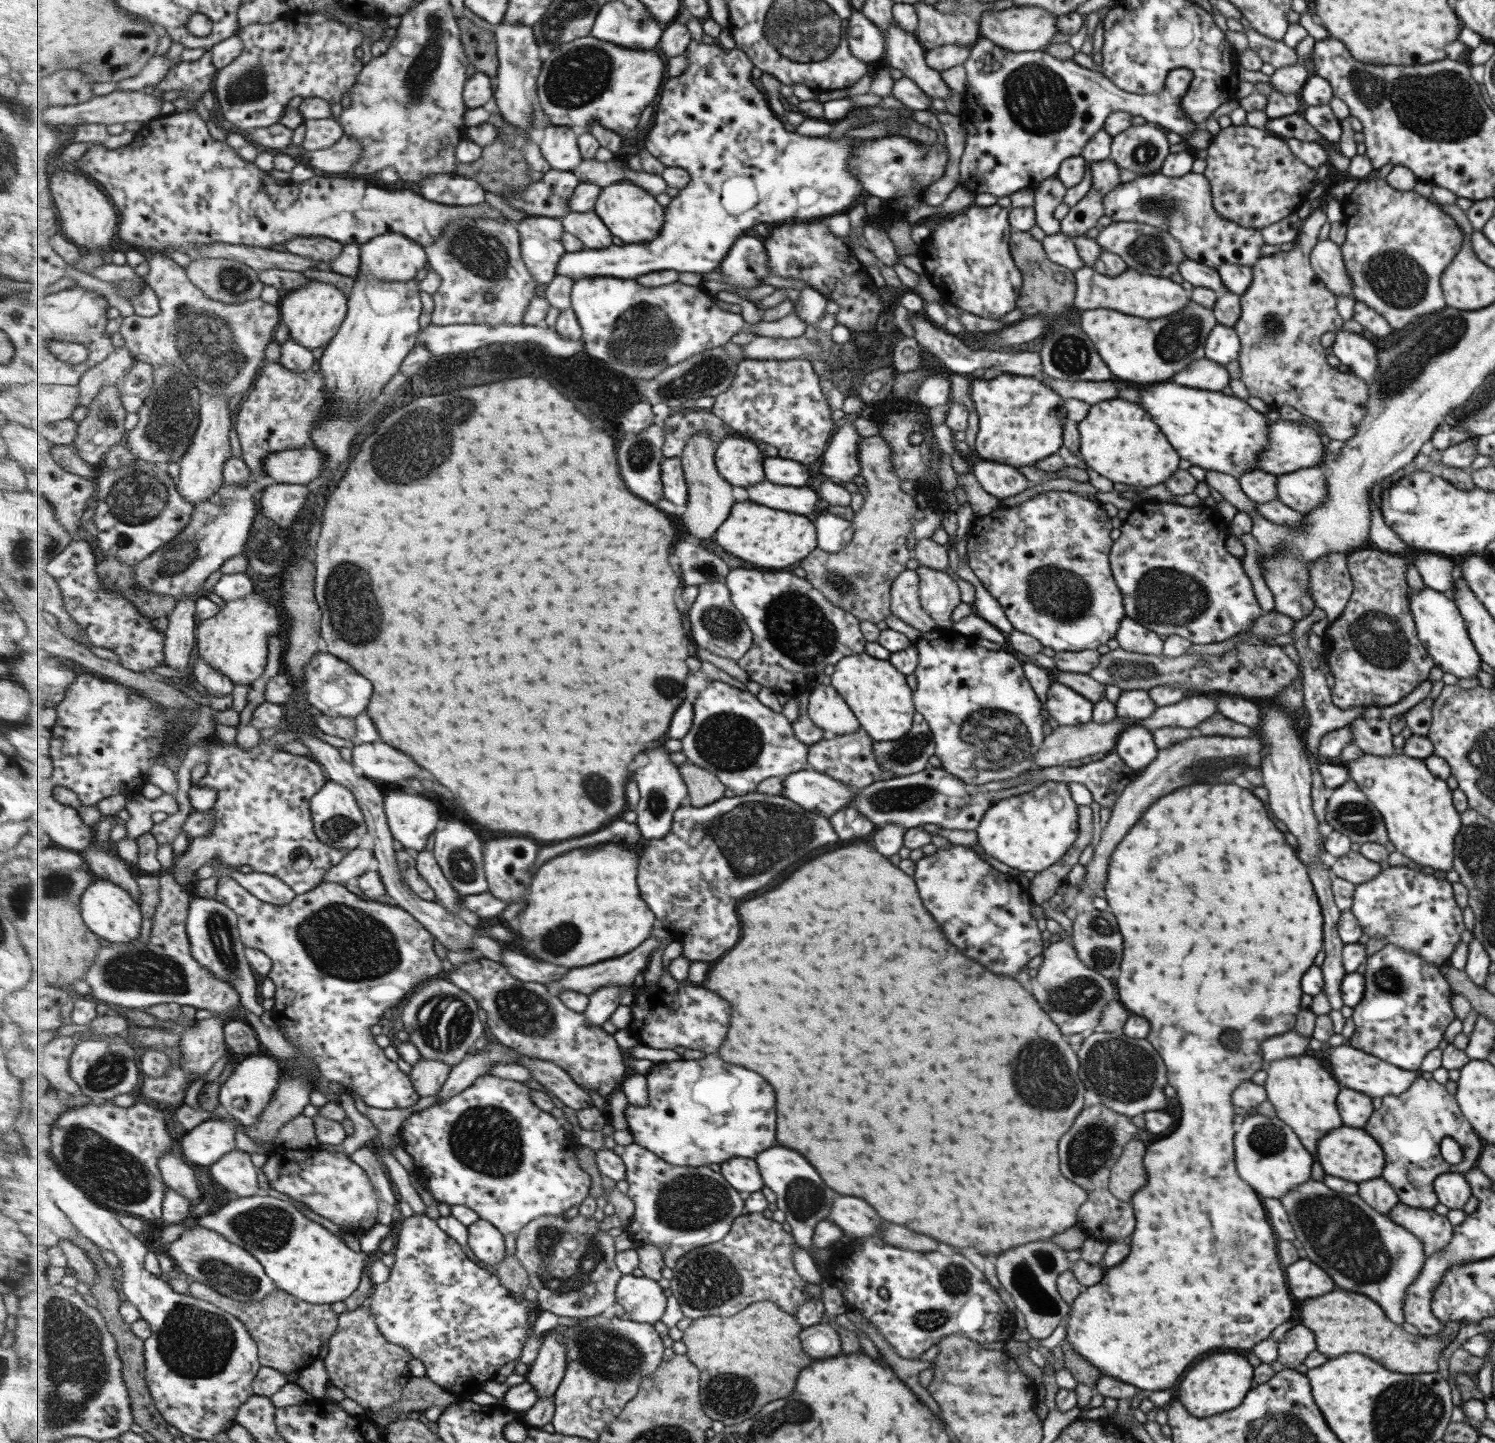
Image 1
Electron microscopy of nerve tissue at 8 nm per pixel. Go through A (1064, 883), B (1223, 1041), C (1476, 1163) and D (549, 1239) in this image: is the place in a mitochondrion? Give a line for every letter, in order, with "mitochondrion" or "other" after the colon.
A: other
B: mitochondrion
C: other
D: mitochondrion

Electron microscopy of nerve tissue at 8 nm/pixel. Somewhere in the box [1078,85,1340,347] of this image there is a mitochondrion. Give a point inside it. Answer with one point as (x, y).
(1150, 250)

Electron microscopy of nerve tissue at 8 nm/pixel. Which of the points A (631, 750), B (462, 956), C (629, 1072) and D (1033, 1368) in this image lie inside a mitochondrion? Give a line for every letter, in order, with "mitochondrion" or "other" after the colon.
A: other
B: other
C: other
D: other

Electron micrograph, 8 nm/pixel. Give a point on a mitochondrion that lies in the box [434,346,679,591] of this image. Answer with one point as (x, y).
(638, 454)

